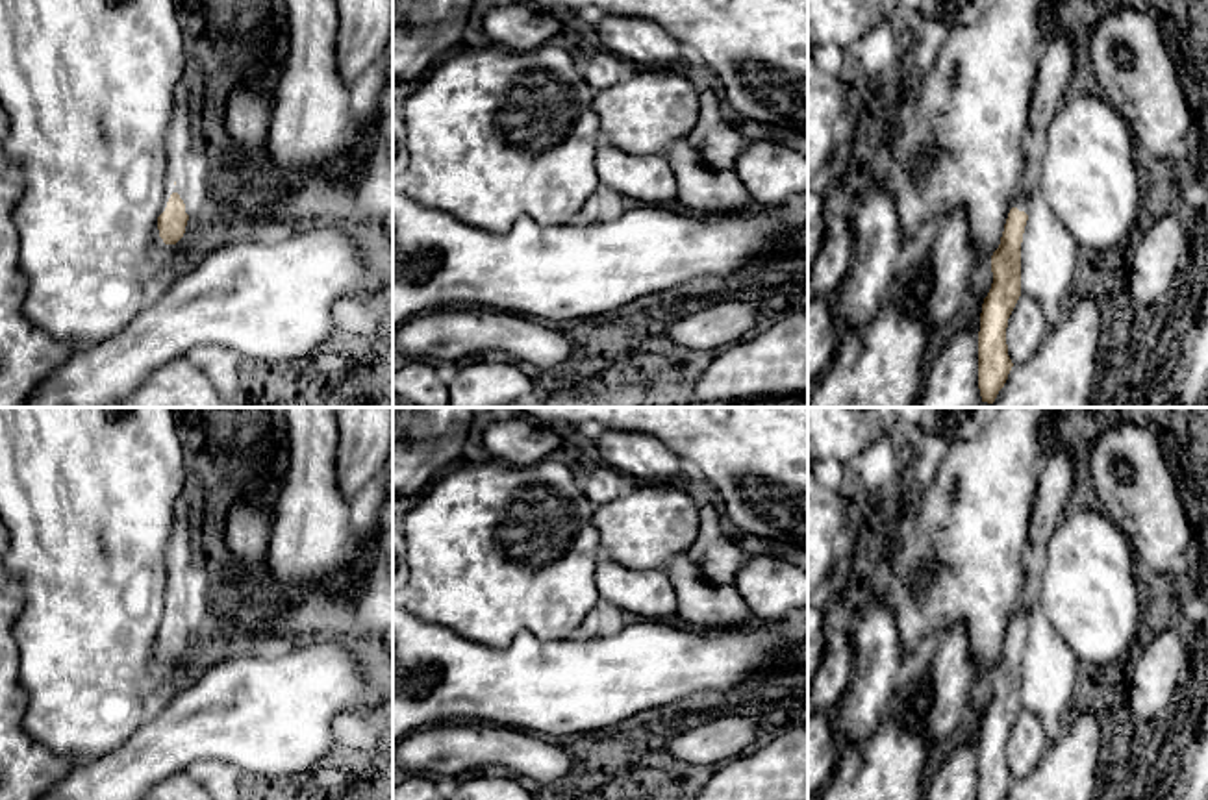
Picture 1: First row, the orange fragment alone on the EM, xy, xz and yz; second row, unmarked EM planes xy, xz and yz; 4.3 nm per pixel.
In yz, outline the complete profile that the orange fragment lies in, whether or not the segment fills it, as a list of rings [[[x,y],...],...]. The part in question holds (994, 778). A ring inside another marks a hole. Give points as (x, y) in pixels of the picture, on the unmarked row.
[[[1054,444],[1039,469],[1025,546],[1026,587],[1023,606],[1010,619],[999,663],[991,670],[993,698],[984,713],[978,746],[978,800],[1004,800],[1013,781],[1008,770],[1008,733],[1021,711],[1021,657],[1028,628],[1038,615],[1038,587],[1047,559],[1047,543],[1063,517],[1073,489],[1073,454]]]

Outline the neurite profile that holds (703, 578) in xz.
[[[700,500],[697,541],[686,554],[673,557],[665,567],[678,600],[676,615],[702,630],[756,624],[752,611],[734,585],[747,559],[749,556],[736,541],[723,533],[717,506],[710,500]]]

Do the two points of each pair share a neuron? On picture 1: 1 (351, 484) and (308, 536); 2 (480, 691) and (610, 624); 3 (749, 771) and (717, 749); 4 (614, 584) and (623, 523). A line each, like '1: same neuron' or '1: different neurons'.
1: same neuron
2: different neurons
3: different neurons
4: different neurons

